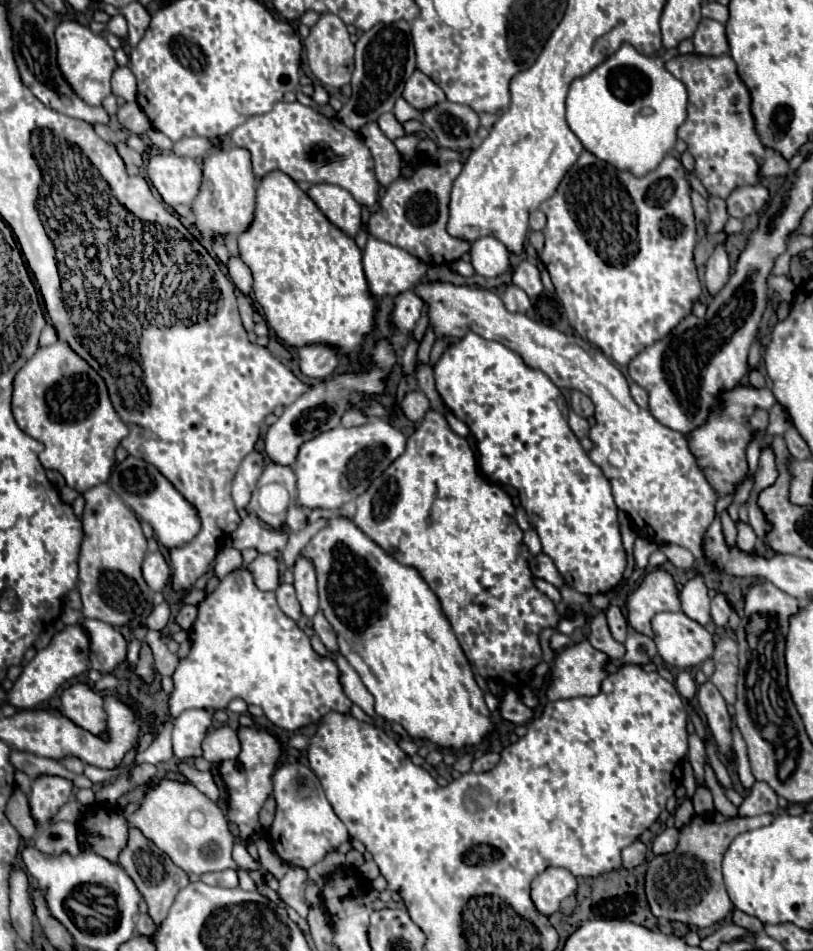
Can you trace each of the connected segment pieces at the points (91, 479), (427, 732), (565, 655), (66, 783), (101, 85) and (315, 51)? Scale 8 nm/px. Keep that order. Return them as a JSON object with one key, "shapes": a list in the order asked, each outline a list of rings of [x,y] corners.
{"shapes":[[[[66,342],[38,348],[18,370],[12,382],[12,412],[18,426],[44,446],[38,454],[40,464],[58,470],[80,494],[108,480],[114,450],[128,434],[128,426],[112,408],[104,380]]],[[[332,518],[304,548],[318,574],[320,610],[338,636],[338,648],[354,666],[370,694],[374,694],[376,714],[388,722],[398,722],[416,740],[430,740],[444,748],[462,750],[480,744],[494,730],[484,694],[478,688],[472,666],[466,660],[448,618],[442,614],[436,594],[422,576],[402,566],[380,546],[376,546],[352,520]]],[[[578,642],[564,648],[554,664],[548,700],[598,694],[602,678],[608,676],[606,664],[608,656],[596,650],[590,642]]],[[[38,776],[32,782],[32,794],[30,794],[30,808],[32,816],[38,824],[48,824],[52,816],[58,812],[60,806],[64,806],[72,794],[72,780],[60,778],[60,776]]],[[[62,20],[56,28],[56,48],[58,48],[58,68],[62,70],[62,76],[66,82],[70,82],[72,90],[90,106],[100,106],[100,102],[112,94],[110,78],[112,72],[118,68],[114,60],[114,50],[108,46],[108,42],[94,34],[90,28],[74,22],[74,20]]],[[[330,12],[320,14],[318,22],[310,28],[310,34],[304,38],[304,52],[306,52],[306,64],[324,86],[342,88],[344,84],[350,82],[354,70],[354,44],[350,42],[346,24],[338,16]]]]}

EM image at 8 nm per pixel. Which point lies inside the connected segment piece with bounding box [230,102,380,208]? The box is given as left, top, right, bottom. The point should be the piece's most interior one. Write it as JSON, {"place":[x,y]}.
{"place":[295,139]}

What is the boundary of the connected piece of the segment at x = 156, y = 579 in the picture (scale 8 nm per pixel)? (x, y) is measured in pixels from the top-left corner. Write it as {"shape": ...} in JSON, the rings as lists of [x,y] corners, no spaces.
{"shape":[[[160,552],[146,554],[142,564],[142,576],[150,588],[150,592],[162,592],[170,578],[170,566]]]}

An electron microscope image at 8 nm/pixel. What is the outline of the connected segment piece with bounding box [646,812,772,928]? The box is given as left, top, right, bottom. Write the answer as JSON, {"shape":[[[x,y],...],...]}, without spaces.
{"shape":[[[718,812],[694,816],[688,826],[680,830],[680,842],[674,852],[656,856],[648,864],[646,872],[646,900],[656,918],[684,922],[696,928],[712,926],[732,910],[732,902],[722,880],[722,856],[730,842],[748,830],[766,826],[772,822],[772,814],[760,814],[752,818],[726,818]]]}

